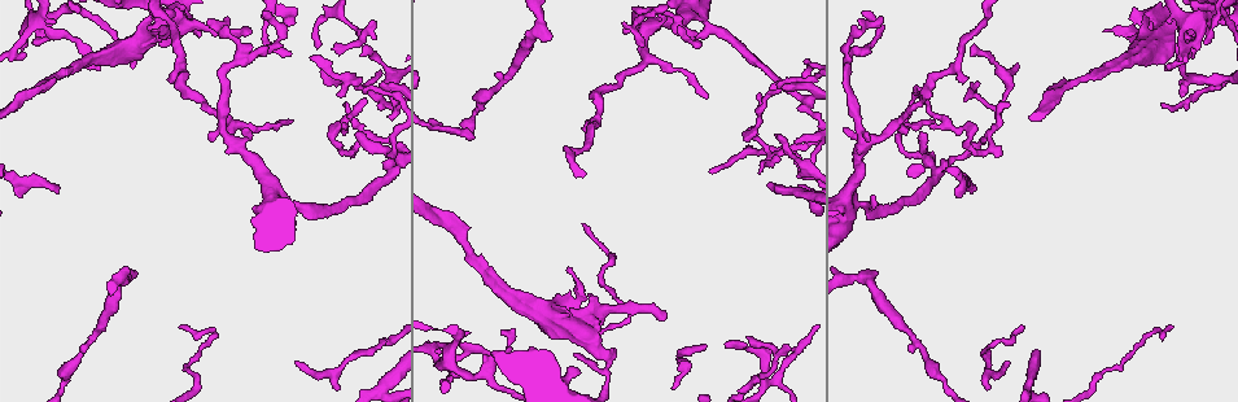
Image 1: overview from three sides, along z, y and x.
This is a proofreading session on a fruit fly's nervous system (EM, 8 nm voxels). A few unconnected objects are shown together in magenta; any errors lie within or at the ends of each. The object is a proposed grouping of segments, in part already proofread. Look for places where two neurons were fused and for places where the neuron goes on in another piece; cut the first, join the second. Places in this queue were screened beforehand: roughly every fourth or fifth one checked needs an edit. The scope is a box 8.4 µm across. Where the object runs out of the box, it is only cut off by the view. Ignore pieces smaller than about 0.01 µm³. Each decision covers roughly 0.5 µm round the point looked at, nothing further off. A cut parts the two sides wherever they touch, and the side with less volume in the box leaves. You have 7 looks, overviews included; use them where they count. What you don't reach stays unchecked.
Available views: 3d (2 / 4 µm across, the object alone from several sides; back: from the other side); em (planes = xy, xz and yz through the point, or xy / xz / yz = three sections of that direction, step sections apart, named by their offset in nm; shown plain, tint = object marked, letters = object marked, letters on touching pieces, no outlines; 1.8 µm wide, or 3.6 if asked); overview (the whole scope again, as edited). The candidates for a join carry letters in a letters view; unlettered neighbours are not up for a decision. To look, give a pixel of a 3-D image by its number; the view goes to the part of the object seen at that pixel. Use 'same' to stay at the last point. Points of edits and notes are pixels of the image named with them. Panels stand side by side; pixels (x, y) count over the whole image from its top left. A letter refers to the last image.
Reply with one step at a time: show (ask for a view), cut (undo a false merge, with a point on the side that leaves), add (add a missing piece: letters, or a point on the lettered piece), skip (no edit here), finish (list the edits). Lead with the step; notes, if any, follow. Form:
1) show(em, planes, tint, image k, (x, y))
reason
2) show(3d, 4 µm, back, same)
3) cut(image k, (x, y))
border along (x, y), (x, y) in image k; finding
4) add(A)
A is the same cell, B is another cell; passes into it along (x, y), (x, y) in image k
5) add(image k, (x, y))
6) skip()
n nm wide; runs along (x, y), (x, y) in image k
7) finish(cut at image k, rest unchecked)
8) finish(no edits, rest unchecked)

show(em, xy, step 8, tint, image 1, (1212, 78))
four arms meet

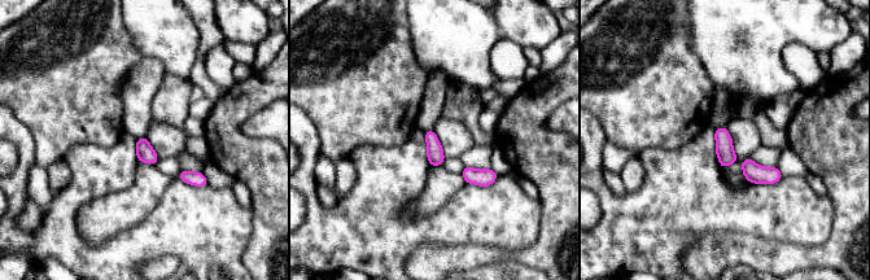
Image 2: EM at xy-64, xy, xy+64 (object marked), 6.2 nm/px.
show(em, planes, letters, same)
another direction

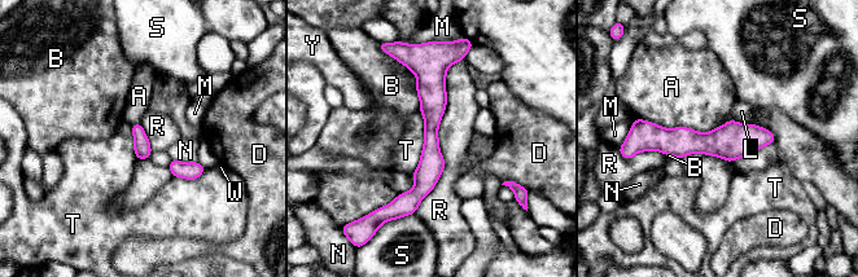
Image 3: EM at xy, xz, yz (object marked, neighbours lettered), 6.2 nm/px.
skip()
A, B, D, L, M, N, R, S, T, W and Y are other cells; all the same neuron

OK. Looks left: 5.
show(3d, 2 µm, image 1, (856, 52))
abrupt turn

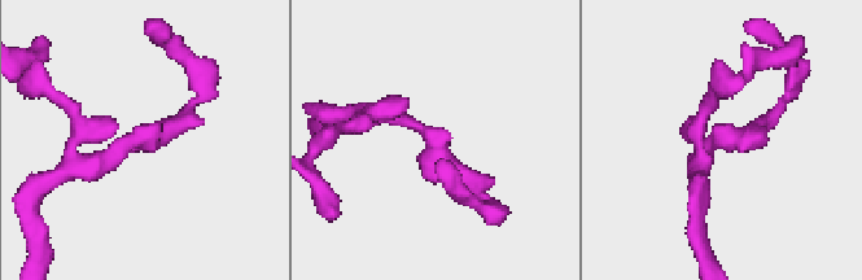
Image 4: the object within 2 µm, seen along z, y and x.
show(em, xz, step 4, letters, image 4, (428, 135))
3 arms

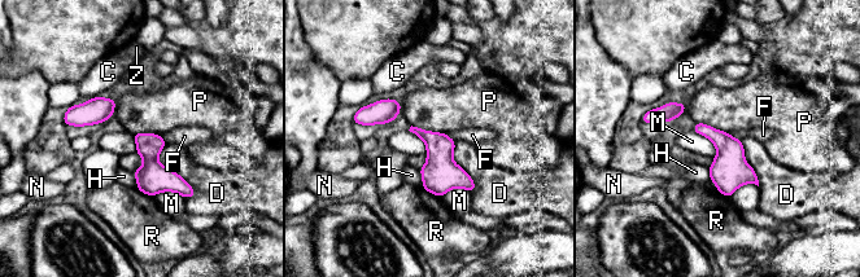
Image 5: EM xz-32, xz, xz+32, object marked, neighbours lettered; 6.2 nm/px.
skip()
D touches over 380 nm; C, D, F, H, M, N, P, R and Z are other cells; border along (692, 130), (714, 144), (715, 157) in image 5; one neuron here

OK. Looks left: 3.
show(3d, 4 µm, image 1, (856, 207))
sudden change in width

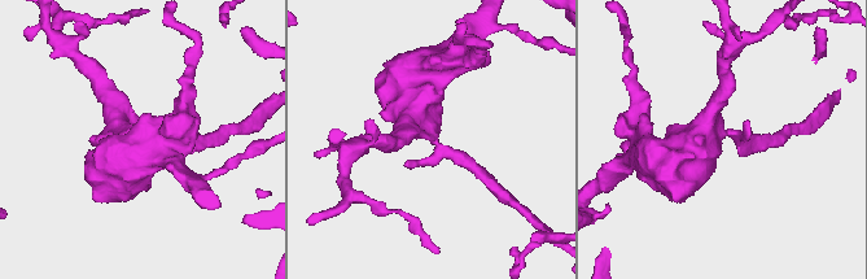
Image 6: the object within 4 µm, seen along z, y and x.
show(em, 3.6 µm, yz, step 4, letters, image 6, (434, 138))

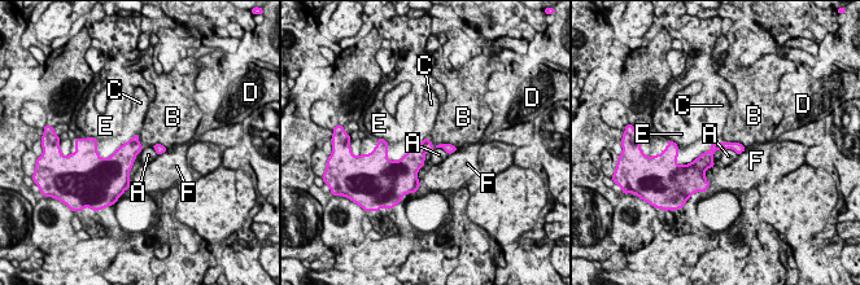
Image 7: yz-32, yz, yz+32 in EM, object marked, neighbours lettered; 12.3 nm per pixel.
skip()
A, B, C, D, E and F are other cells; continuous, no second neuron

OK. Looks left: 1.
finish(no edits, rest unchecked)

